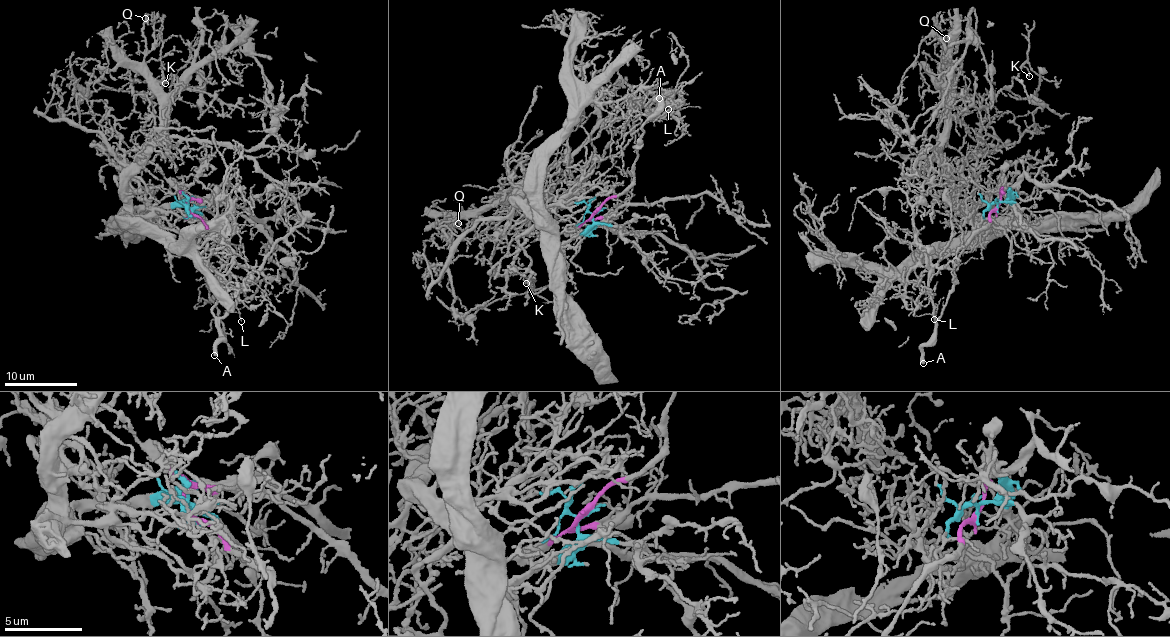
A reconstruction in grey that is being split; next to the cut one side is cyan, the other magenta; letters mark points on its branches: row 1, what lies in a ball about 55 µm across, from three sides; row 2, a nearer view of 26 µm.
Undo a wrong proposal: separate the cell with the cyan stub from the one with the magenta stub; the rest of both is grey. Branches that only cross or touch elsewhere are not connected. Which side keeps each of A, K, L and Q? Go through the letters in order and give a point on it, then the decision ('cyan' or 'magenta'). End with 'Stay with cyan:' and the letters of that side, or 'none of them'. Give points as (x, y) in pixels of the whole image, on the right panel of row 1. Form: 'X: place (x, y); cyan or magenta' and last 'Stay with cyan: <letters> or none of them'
A: place (923, 363); magenta
K: place (1029, 76); cyan
L: place (934, 319); magenta
Q: place (946, 38); cyan
Stay with cyan: K, Q

